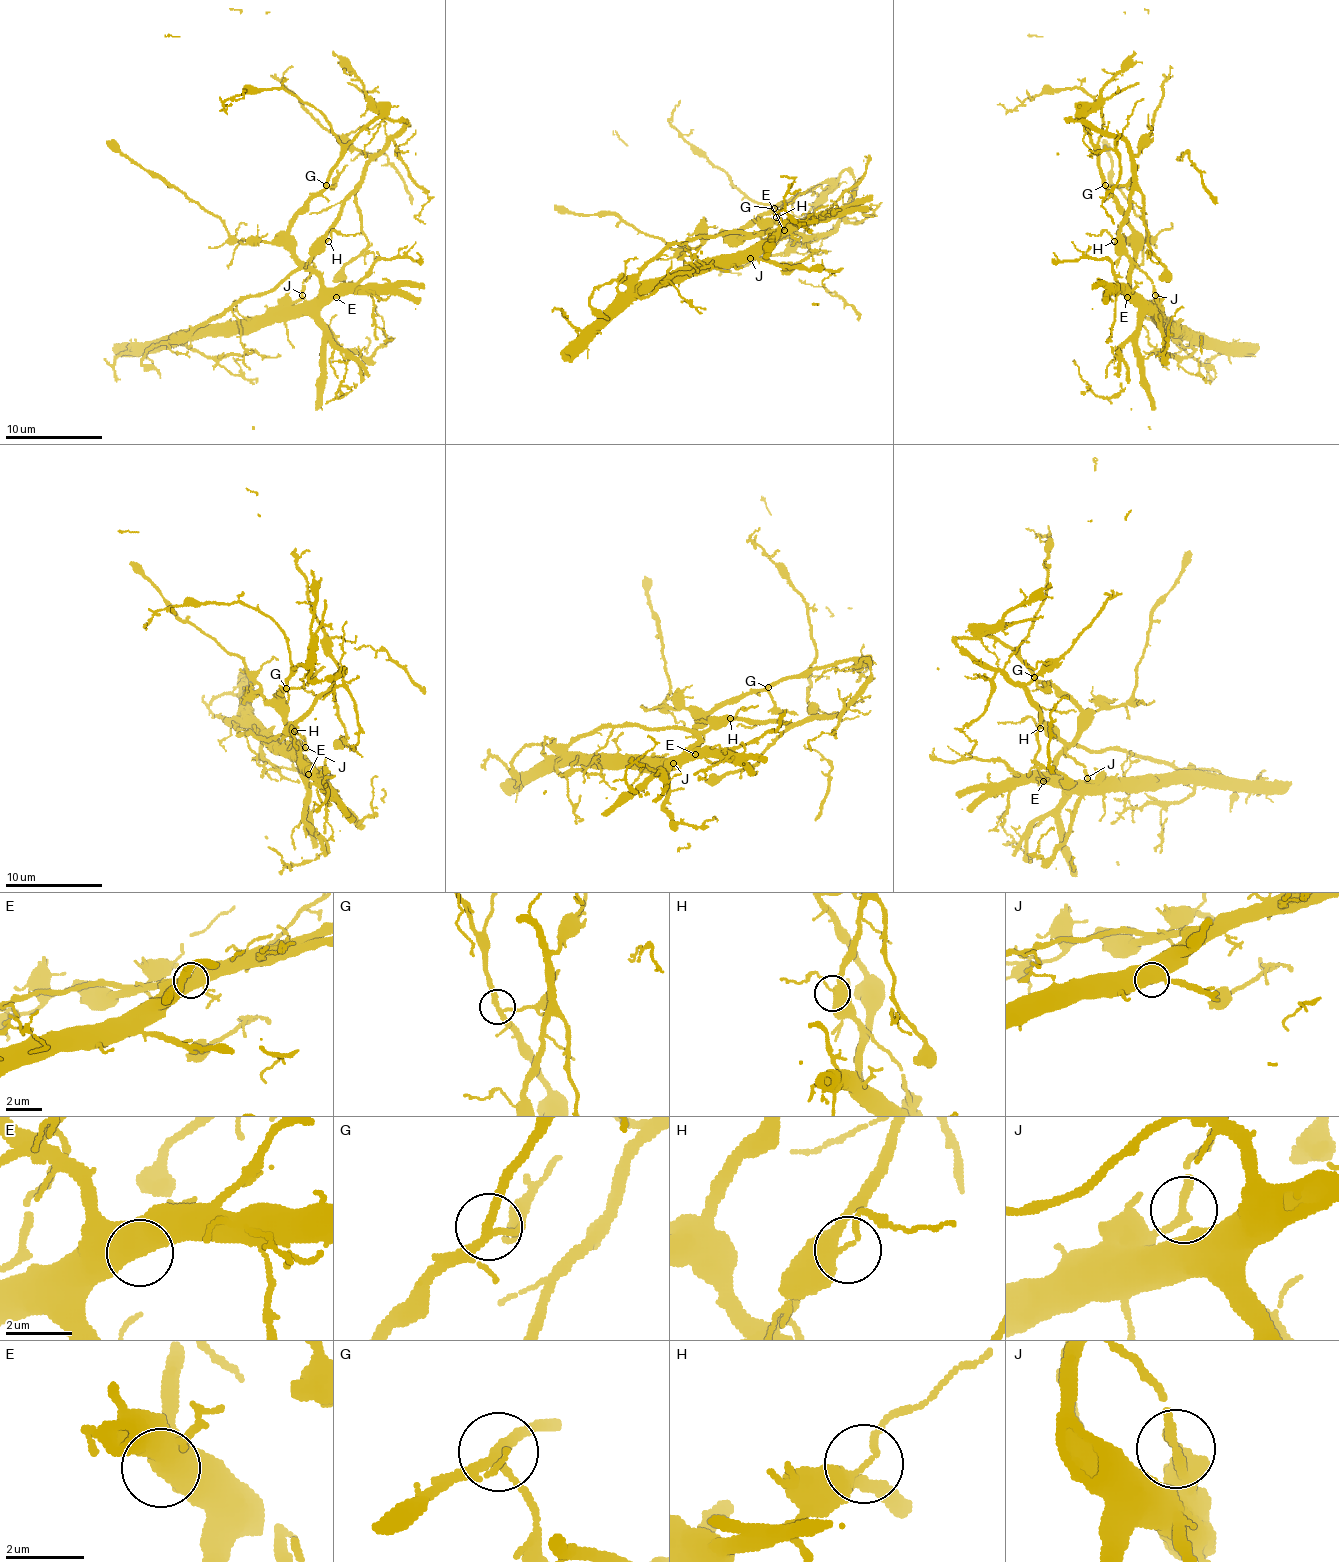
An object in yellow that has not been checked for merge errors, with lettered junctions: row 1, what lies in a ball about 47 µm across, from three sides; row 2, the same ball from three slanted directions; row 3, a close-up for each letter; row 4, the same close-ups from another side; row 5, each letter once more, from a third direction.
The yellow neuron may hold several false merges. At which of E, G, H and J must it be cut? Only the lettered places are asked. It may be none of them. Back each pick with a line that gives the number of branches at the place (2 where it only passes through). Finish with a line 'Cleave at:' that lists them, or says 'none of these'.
J: branches 2
Cleave at: J

